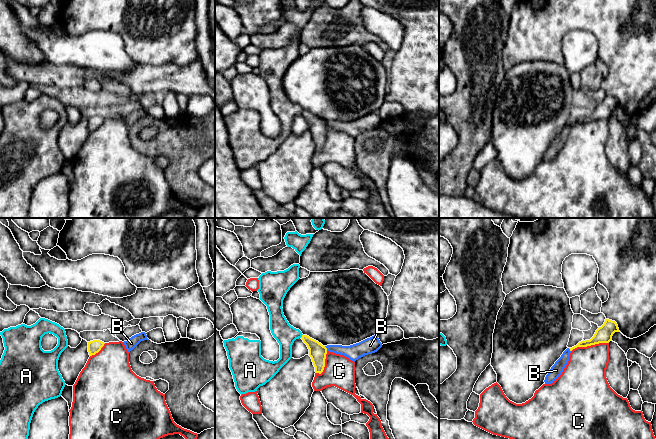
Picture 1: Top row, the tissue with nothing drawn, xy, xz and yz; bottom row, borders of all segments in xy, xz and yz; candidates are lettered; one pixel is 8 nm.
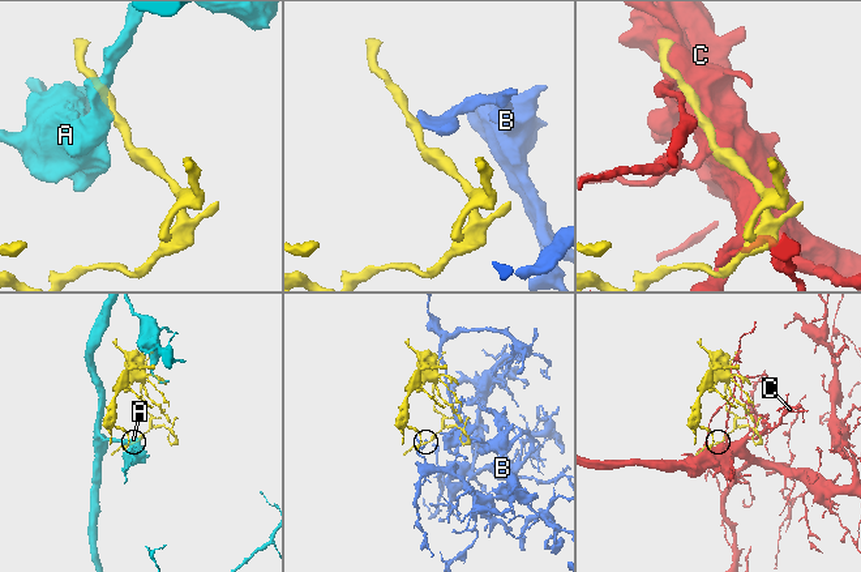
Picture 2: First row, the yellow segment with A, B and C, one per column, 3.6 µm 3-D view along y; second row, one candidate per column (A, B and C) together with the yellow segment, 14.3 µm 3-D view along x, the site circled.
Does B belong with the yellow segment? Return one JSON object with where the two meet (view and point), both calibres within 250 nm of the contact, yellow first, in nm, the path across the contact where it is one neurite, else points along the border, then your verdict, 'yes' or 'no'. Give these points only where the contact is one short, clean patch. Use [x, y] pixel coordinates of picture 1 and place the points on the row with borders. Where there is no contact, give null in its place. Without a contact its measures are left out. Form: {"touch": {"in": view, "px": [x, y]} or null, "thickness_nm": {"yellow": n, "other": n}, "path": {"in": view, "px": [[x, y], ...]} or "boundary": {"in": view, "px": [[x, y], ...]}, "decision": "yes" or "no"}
{"touch": {"in": "xz", "px": [326, 348]}, "thickness_nm": {"yellow": 140, "other": 120}, "boundary": {"in": "xz", "px": [[324, 346], [327, 350]]}, "decision": "no"}

